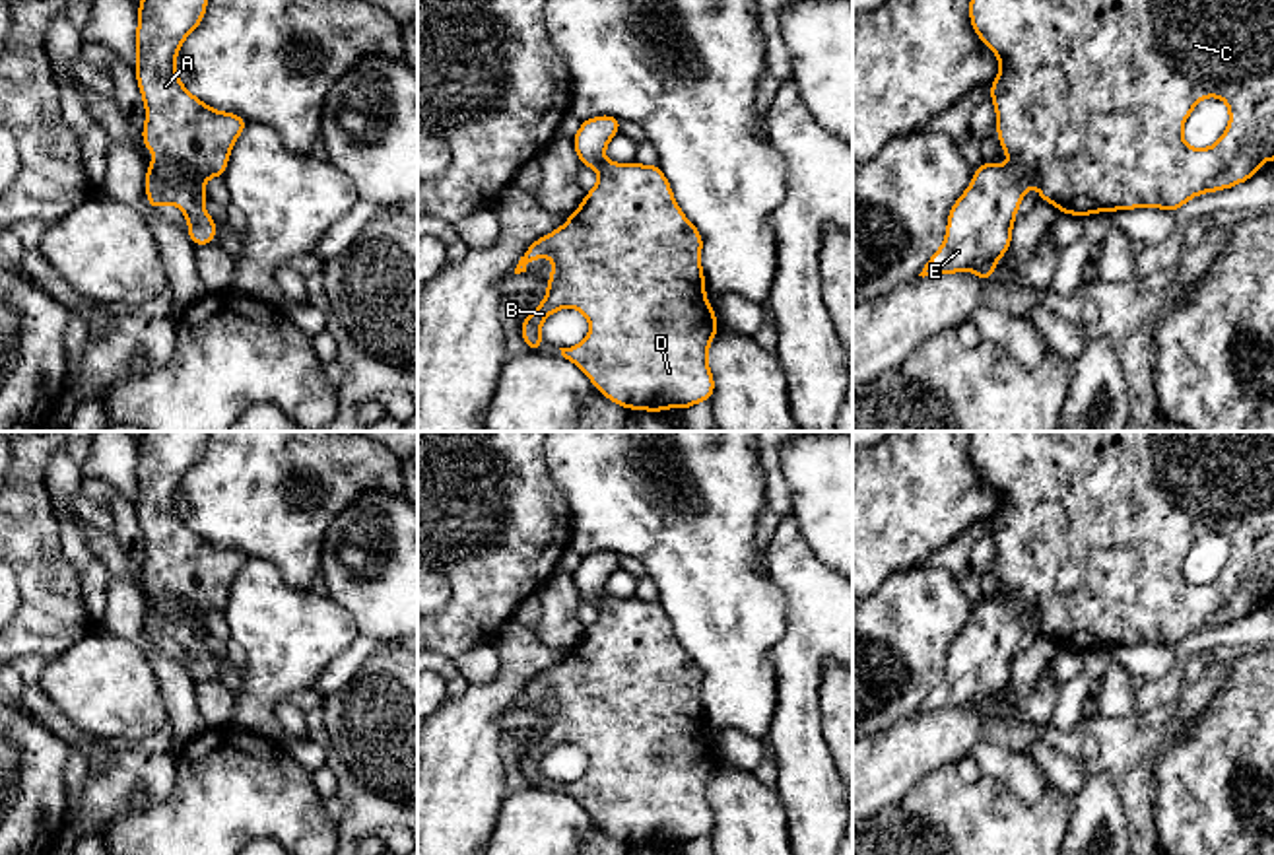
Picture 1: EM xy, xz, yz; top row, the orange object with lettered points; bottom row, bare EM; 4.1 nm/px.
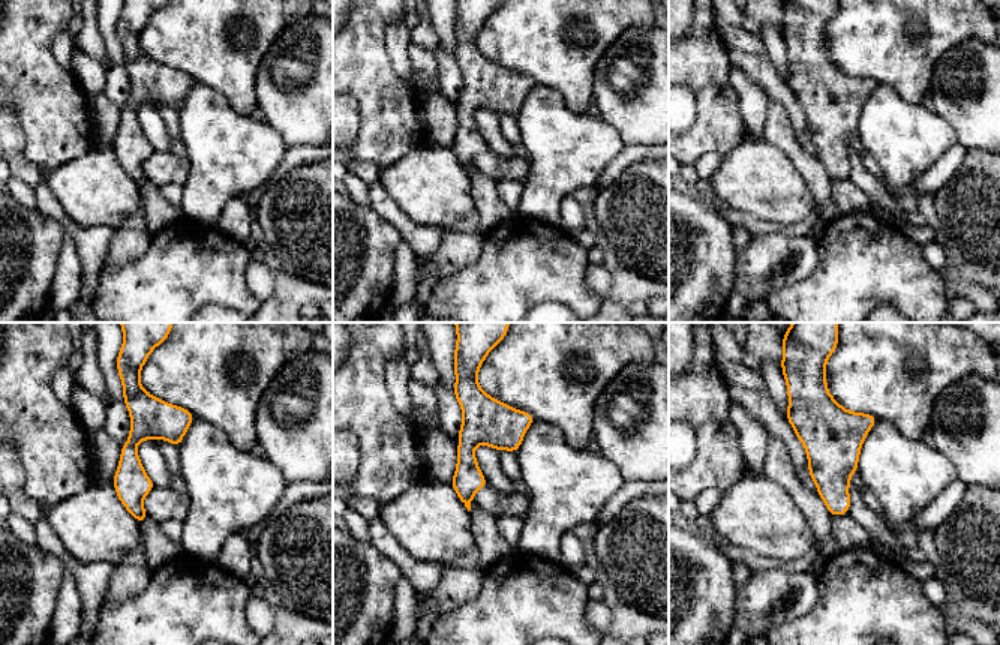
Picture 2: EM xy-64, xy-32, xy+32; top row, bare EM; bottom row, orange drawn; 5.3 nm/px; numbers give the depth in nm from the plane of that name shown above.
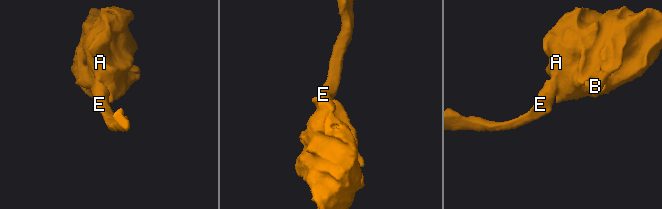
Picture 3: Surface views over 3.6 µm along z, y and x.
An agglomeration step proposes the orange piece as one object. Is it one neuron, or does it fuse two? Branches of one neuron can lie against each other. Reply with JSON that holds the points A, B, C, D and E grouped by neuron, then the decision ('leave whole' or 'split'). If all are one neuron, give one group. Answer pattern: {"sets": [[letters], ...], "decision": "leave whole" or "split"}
{"sets": [["A", "B", "C", "D", "E"]], "decision": "leave whole"}

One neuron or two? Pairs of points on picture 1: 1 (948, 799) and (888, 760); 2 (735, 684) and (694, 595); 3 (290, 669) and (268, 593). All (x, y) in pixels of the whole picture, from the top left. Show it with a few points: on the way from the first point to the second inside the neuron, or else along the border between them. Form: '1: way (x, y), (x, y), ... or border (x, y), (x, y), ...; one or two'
1: border (954, 764), (925, 774), (900, 799), (882, 807); two
2: way (735, 663), (729, 630), (715, 616); one
3: way (288, 649), (288, 636), (268, 613); one

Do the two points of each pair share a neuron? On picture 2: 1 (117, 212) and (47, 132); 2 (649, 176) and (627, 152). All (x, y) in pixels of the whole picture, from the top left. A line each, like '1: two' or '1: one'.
1: two
2: two

